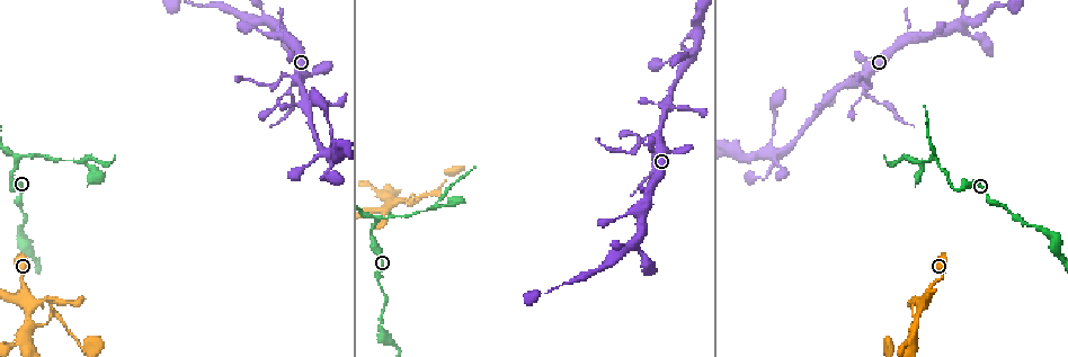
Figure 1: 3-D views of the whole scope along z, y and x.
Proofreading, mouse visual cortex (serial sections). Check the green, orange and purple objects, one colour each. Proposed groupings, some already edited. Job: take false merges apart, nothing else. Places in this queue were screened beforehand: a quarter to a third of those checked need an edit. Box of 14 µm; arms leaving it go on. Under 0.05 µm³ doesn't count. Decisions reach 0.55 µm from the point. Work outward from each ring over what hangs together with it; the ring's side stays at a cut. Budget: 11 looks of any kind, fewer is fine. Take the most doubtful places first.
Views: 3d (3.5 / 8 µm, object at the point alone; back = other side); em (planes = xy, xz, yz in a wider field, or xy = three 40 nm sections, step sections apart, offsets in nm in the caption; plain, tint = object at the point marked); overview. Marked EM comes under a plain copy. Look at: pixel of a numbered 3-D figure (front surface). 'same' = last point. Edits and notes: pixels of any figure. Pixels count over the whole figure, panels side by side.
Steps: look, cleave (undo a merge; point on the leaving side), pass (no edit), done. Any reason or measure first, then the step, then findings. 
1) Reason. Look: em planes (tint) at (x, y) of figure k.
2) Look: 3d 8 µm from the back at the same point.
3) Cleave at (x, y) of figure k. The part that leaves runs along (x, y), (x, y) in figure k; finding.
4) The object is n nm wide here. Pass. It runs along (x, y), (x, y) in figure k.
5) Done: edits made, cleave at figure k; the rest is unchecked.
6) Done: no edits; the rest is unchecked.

Look: 3d 3.5 µm at (924, 297) of figure 1.

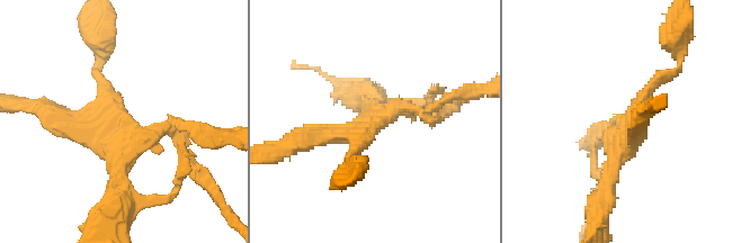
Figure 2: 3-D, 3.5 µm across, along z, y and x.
The arms are 150, 200, 200, 250 nm wide. Cleave at (454, 96) of figure 2. The part that leaves runs along (418, 110), (483, 88) in figure 2; two cells meet here.

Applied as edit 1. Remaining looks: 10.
Three arms meet. Look: 3d 8 µm from the back at (378, 218) of figure 1.

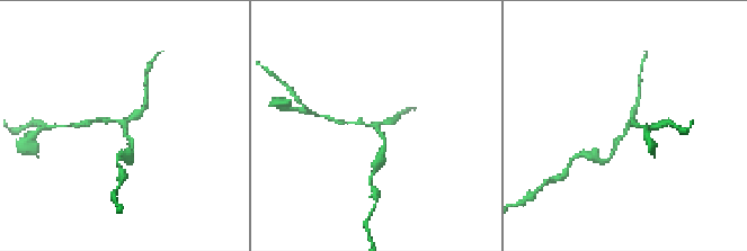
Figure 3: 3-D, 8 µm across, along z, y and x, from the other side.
Zoom in. Look: 3d 3.5 µm from the back at (122, 123) of figure 3.

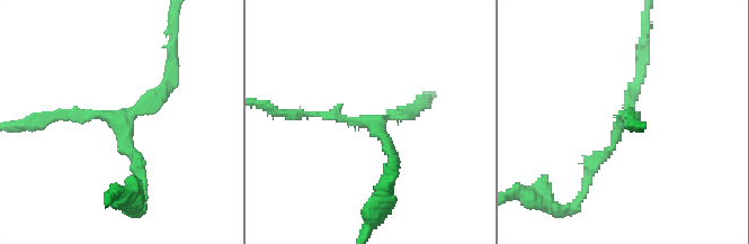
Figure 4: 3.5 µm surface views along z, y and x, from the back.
3 arms meet here; the arms are 100, 150, 200 nm wide. Look: em xy step 1 (tint) at (120, 124) of figure 4.

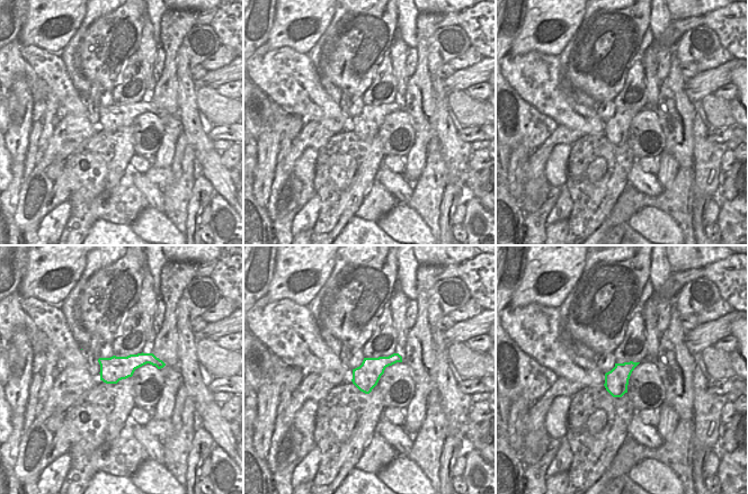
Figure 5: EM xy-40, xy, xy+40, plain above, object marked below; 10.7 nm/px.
Pass. It runs along (140, 189), (112, 116), (50, 116) in figure 4; all the same cell.

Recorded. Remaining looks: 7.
Abrupt turn. Look: 3d 8 µm at (923, 160) of figure 1.

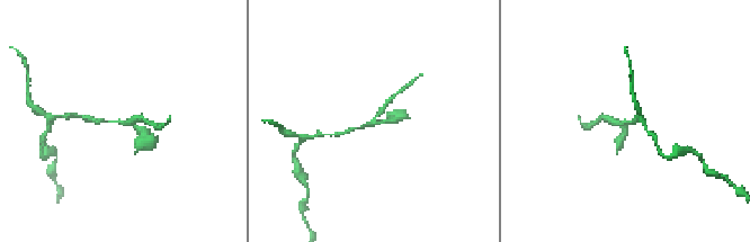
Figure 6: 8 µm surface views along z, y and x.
Look: 3d 3.5 µm at (120, 120) of figure 6.

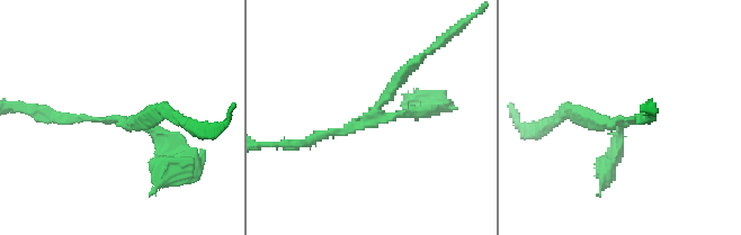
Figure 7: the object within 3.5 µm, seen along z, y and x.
Now the EM. Look: em planes (tint) at (117, 118) of figure 7.

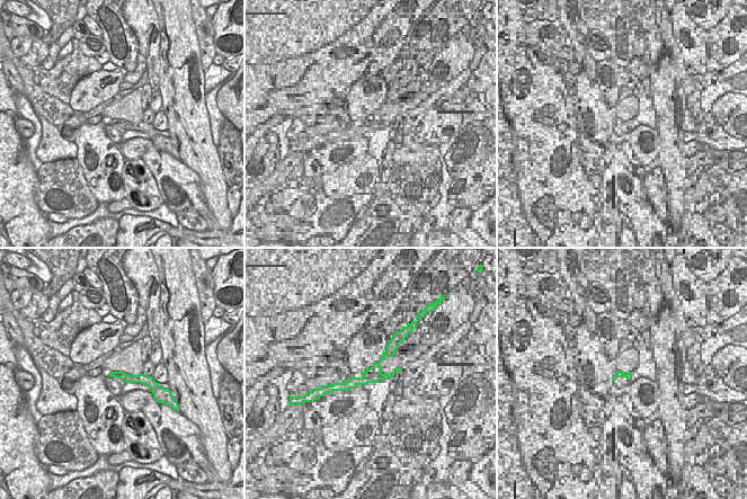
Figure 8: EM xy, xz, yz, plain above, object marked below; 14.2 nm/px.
Cleave at (582, 117) of figure 7. A border runs along (131, 375), (126, 382) in figure 8; two cells meet here.

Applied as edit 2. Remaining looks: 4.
Thin arm on a thick one. Look: 3d 3.5 µm from the back at (860, 85) of figure 1.

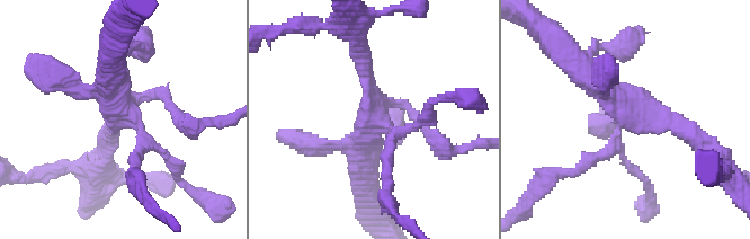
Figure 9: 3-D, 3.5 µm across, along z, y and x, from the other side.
Look: em xy step 2 (tint) at (625, 112) of figure 9.

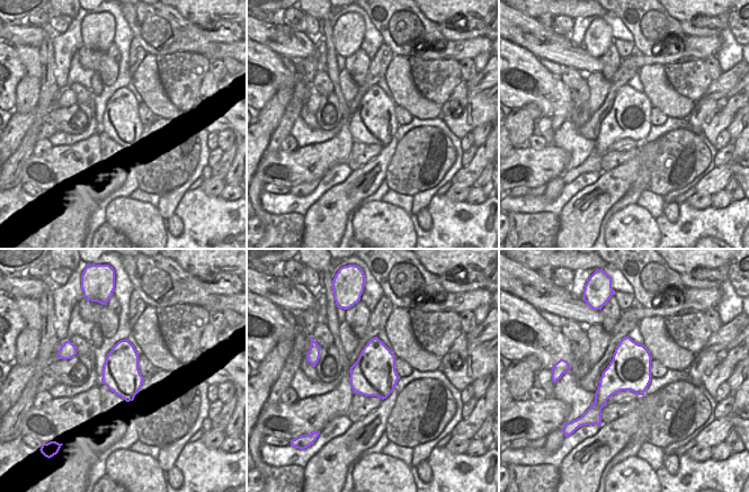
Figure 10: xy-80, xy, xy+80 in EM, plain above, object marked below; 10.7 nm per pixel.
Pass. It runs along (571, 59), (626, 111), (692, 134) in figure 9; all the same cell.

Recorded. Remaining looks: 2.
Four or more arms meet. Look: 3d 3.5 µm from the back at (691, 57) of figure 1.

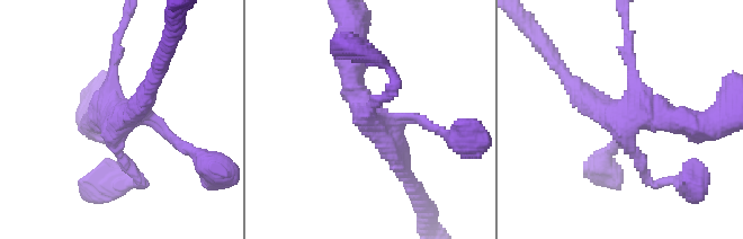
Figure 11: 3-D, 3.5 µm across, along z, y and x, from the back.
Now the EM. Look: em xy step 1 (tint) at (121, 118) of figure 11.

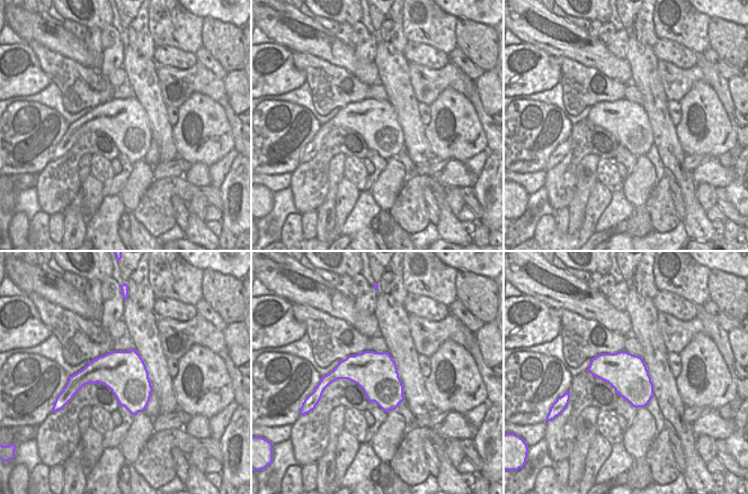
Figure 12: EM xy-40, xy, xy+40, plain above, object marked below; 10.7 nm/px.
Pass. It runs along (403, 171), (351, 85), (351, 50) in figure 11; continuous, no second cell.

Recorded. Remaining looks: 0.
Done: edits made, cleave at figure 2, cleave at figure 7; the rest is unchecked.

